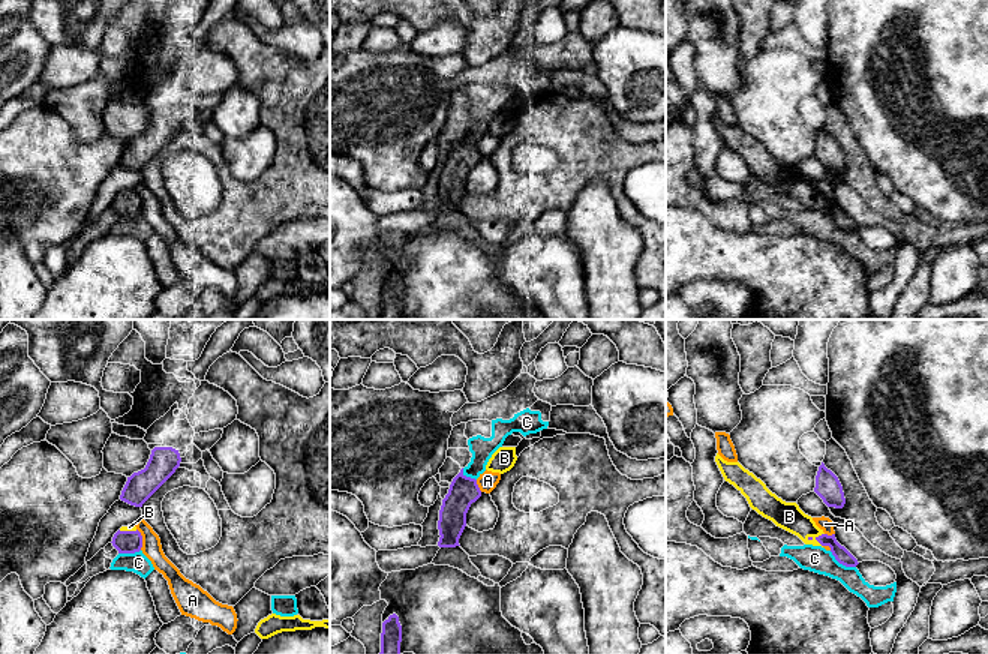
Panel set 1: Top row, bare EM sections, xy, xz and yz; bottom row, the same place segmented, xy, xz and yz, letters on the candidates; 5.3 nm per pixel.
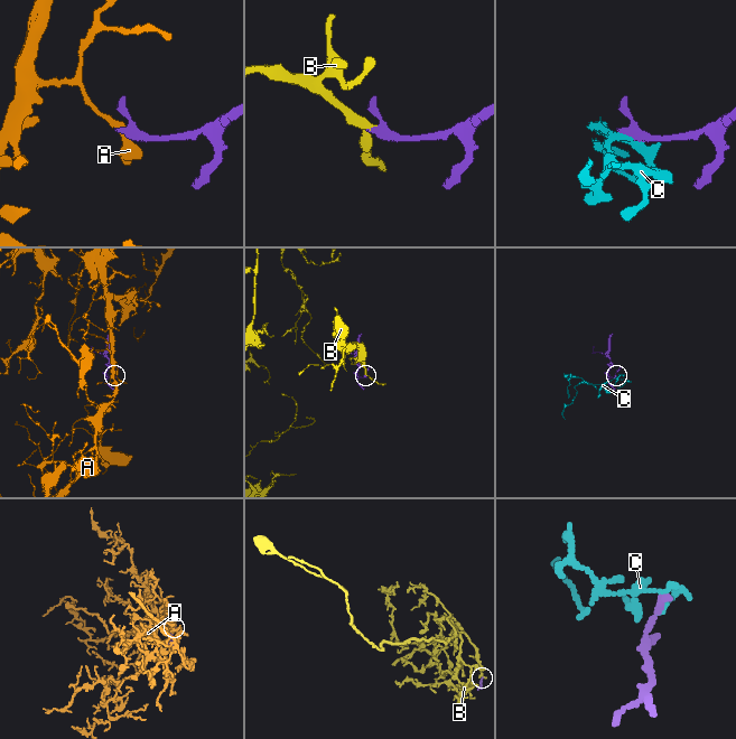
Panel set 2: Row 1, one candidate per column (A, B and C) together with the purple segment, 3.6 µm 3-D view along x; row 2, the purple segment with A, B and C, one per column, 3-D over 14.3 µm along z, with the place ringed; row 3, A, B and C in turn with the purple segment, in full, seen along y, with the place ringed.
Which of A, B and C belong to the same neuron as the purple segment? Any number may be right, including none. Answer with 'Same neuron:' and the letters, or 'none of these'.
Same neuron: B

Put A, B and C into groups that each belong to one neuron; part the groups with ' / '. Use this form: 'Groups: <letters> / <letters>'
Groups: A / B / C

